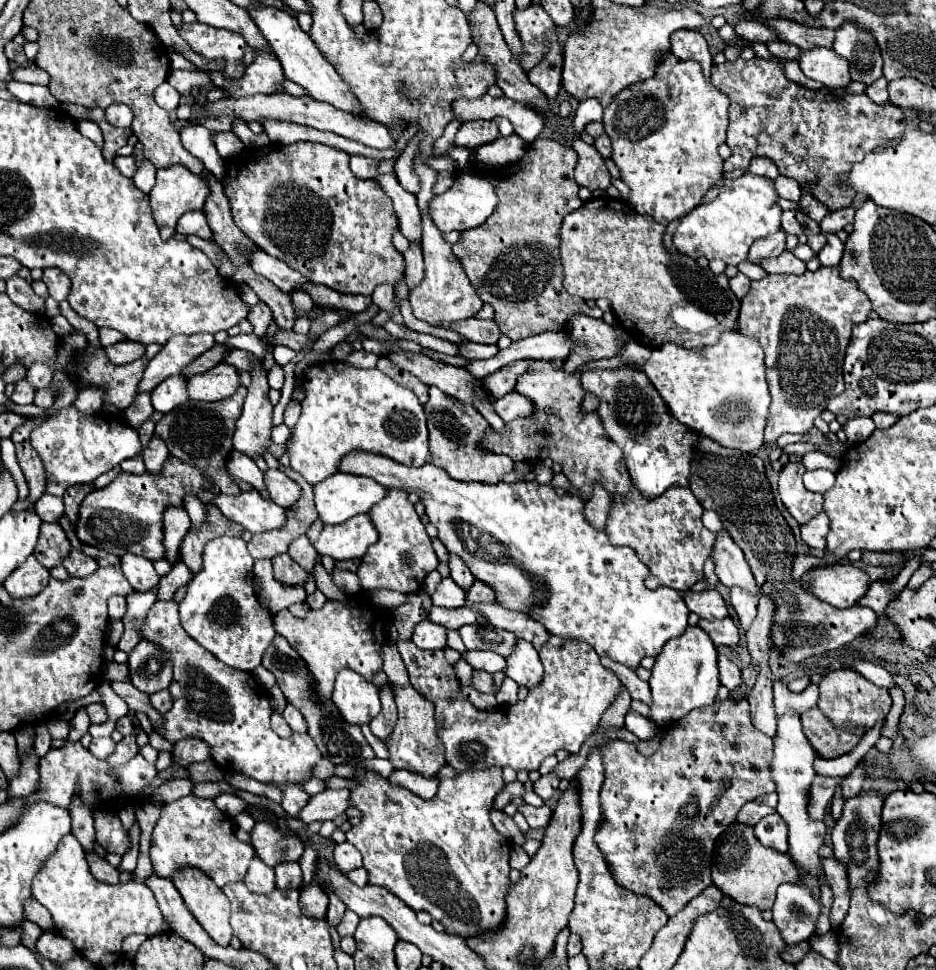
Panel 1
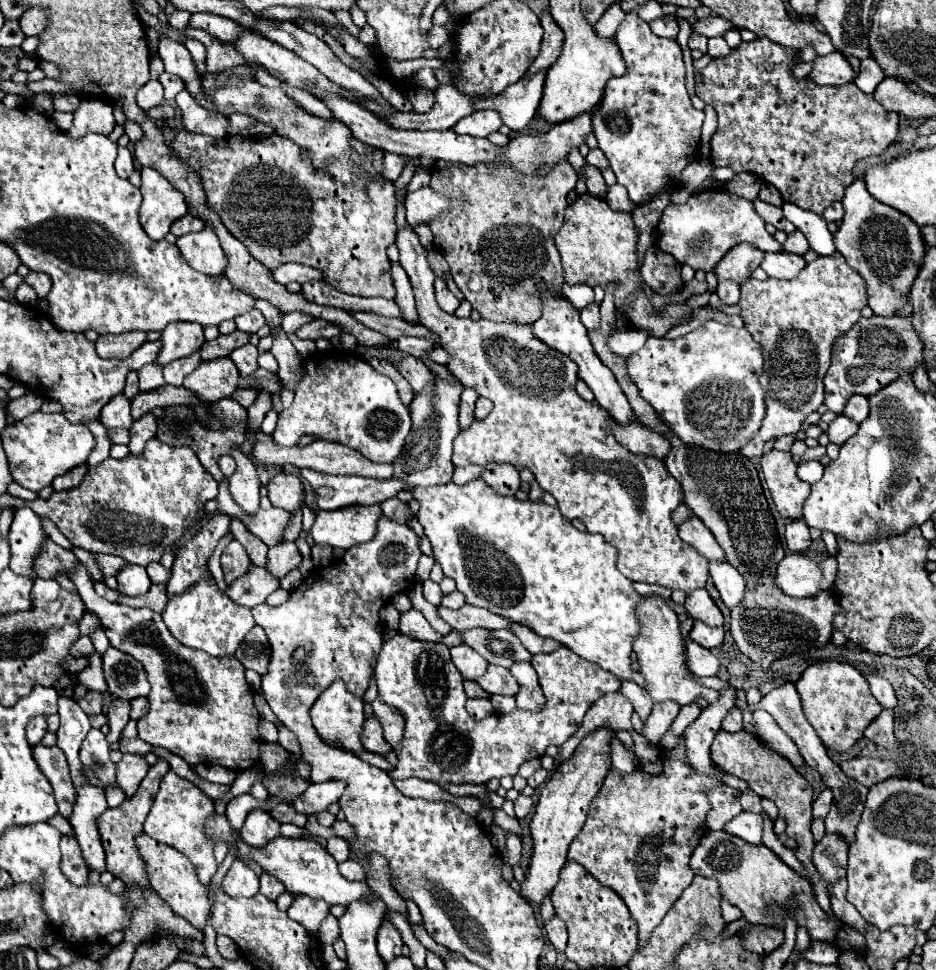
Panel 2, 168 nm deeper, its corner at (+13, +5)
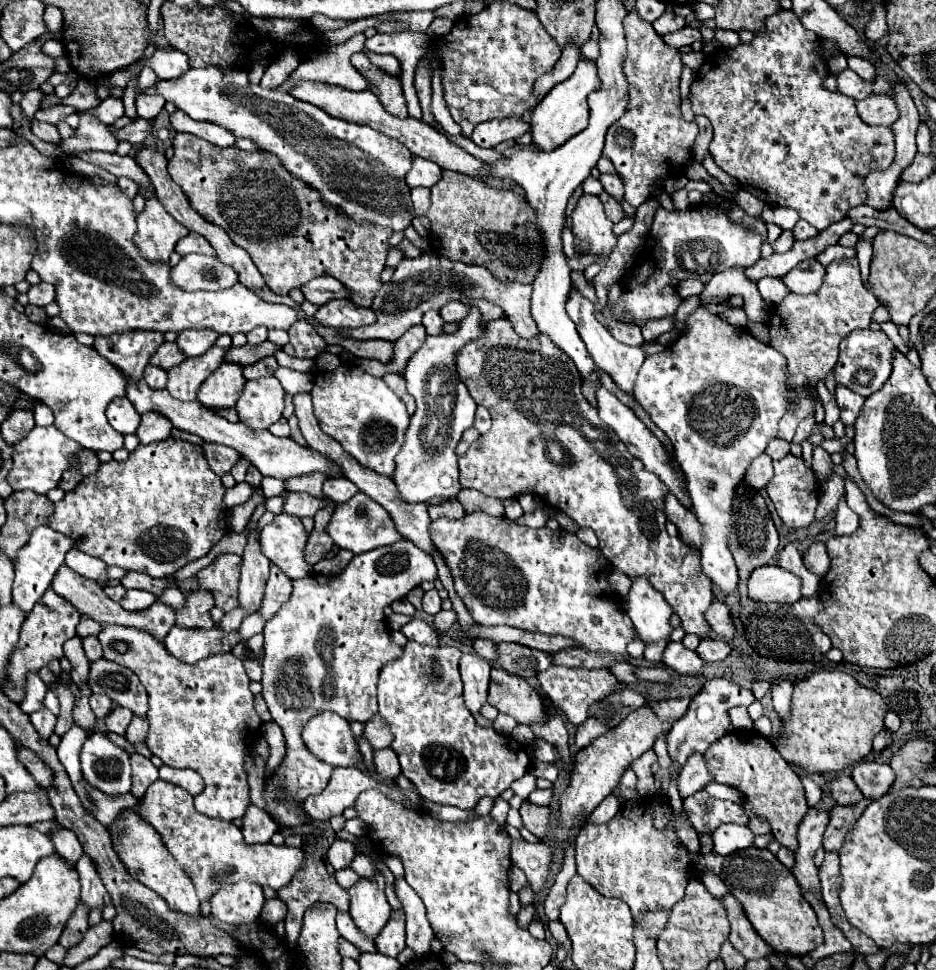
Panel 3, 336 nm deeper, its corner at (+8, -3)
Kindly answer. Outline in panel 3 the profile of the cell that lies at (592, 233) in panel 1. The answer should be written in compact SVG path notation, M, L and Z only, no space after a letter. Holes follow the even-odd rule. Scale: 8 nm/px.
M581 196L573 210L571 224L575 238L589 242L583 254L595 256L597 264L605 266L617 244L617 236L613 234L613 222L607 220L601 200L597 196Z

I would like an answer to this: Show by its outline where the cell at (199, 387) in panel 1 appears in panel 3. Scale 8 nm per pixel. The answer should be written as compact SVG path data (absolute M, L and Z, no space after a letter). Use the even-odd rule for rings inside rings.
M223 362L207 380L201 384L197 400L211 408L231 408L245 384L243 366Z

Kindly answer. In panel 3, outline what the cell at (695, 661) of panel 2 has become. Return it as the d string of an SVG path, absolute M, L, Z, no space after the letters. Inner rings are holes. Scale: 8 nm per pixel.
M669 642L663 652L665 666L677 670L679 674L701 674L705 662L693 650L687 650L681 642Z

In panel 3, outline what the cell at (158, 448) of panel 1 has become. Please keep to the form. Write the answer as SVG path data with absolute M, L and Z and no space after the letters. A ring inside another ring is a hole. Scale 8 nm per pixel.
M147 412L141 416L141 424L135 434L141 440L141 444L151 444L151 442L161 442L161 440L169 438L171 428L173 428L173 424L165 416Z

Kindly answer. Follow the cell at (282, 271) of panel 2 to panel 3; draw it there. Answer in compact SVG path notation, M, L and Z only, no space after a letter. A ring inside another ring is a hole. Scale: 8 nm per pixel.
M319 276L309 280L307 284L299 286L299 290L305 294L307 300L311 300L313 304L327 304L335 298L345 298L349 294L349 290L335 278L331 276Z

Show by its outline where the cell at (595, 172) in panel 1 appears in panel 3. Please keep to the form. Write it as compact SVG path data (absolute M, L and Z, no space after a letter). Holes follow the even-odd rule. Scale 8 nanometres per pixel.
M601 192L599 194L599 200L603 202L603 206L605 206L605 212L607 212L607 216L613 220L613 222L619 222L621 218L623 218L623 208L621 208L621 204L613 198L613 196L609 196L607 192Z

